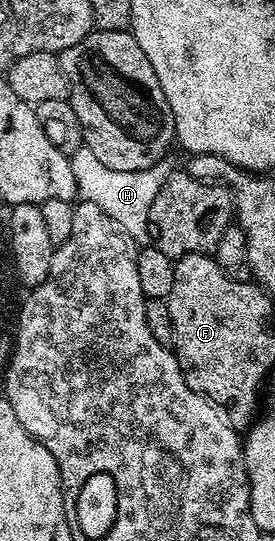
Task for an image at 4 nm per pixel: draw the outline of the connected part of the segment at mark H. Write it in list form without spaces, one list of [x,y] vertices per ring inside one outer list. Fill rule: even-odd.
[[[86,146],[80,147],[78,153],[71,155],[72,168],[74,169],[74,181],[79,198],[85,203],[98,205],[98,209],[106,209],[114,221],[125,233],[131,237],[137,245],[149,242],[148,218],[150,217],[150,205],[154,205],[154,197],[158,197],[158,189],[170,177],[174,170],[171,158],[159,159],[150,169],[138,169],[137,171],[119,171],[118,169],[106,169],[94,153]]]

